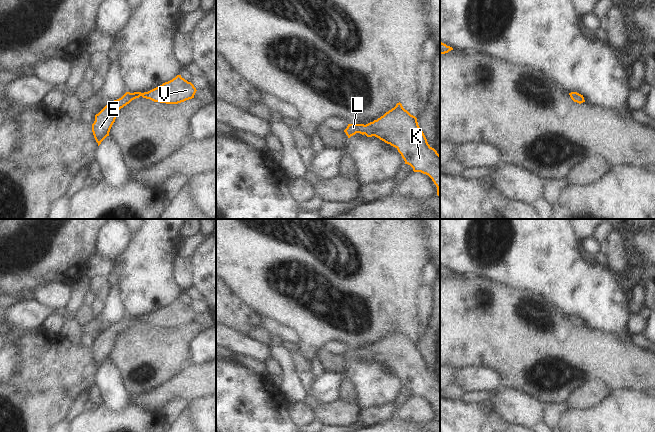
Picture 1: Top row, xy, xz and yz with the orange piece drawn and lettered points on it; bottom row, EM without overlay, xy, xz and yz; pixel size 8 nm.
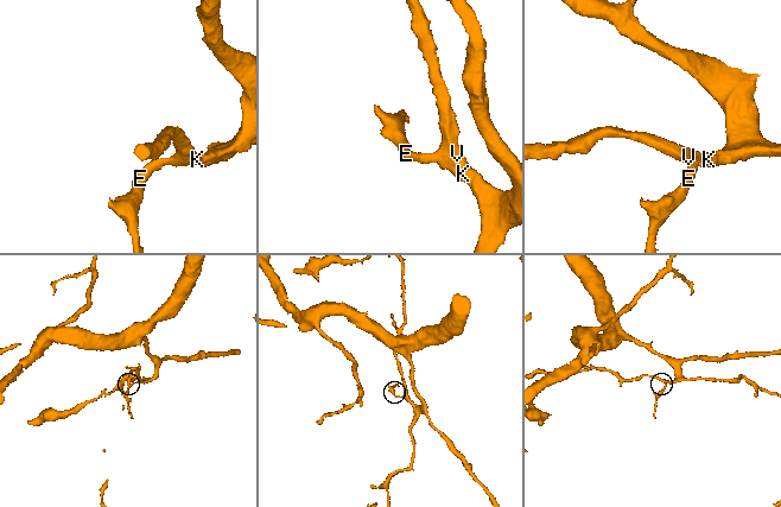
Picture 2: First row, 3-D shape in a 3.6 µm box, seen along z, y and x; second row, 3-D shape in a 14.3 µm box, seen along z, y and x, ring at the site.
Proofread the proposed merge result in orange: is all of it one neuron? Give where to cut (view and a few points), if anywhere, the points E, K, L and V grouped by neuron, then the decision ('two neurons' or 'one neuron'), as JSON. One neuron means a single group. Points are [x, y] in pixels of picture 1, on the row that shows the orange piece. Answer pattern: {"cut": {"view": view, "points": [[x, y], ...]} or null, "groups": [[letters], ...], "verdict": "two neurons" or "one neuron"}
{"cut": null, "groups": [["E", "K", "L", "V"]], "verdict": "one neuron"}

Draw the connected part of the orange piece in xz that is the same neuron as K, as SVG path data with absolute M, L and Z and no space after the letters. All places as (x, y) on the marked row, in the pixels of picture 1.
M400 102L366 125L348 124L344 132L348 138L356 133L375 136L395 147L414 172L421 172L432 179L440 197L440 155L428 144L417 118L405 110Z

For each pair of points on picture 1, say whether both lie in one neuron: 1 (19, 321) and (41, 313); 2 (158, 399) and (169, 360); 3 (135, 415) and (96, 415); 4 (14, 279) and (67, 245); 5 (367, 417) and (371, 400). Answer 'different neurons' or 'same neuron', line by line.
1: same neuron
2: different neurons
3: same neuron
4: same neuron
5: different neurons

